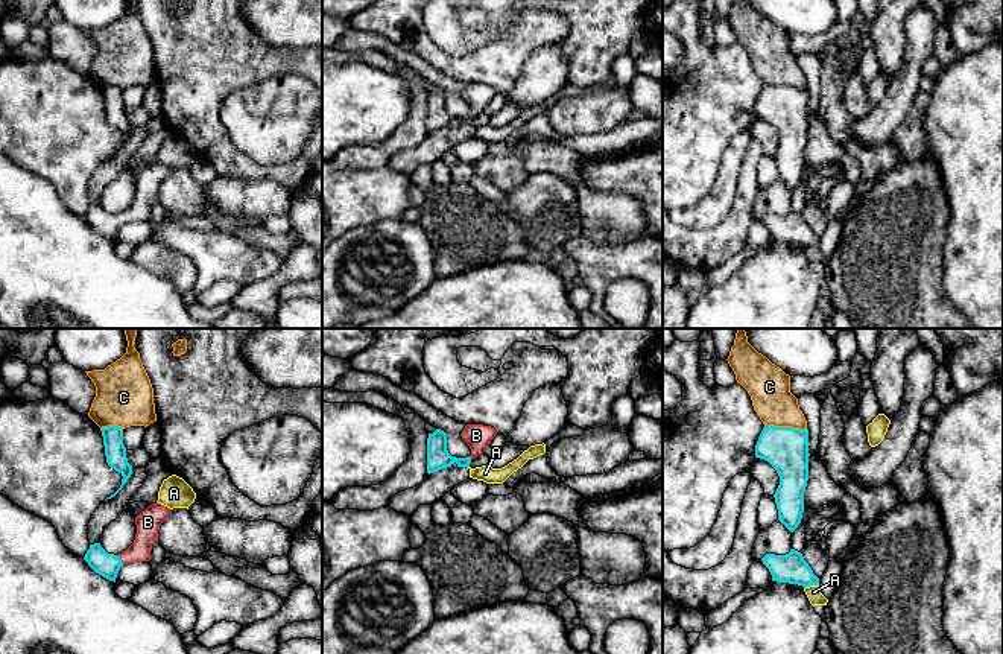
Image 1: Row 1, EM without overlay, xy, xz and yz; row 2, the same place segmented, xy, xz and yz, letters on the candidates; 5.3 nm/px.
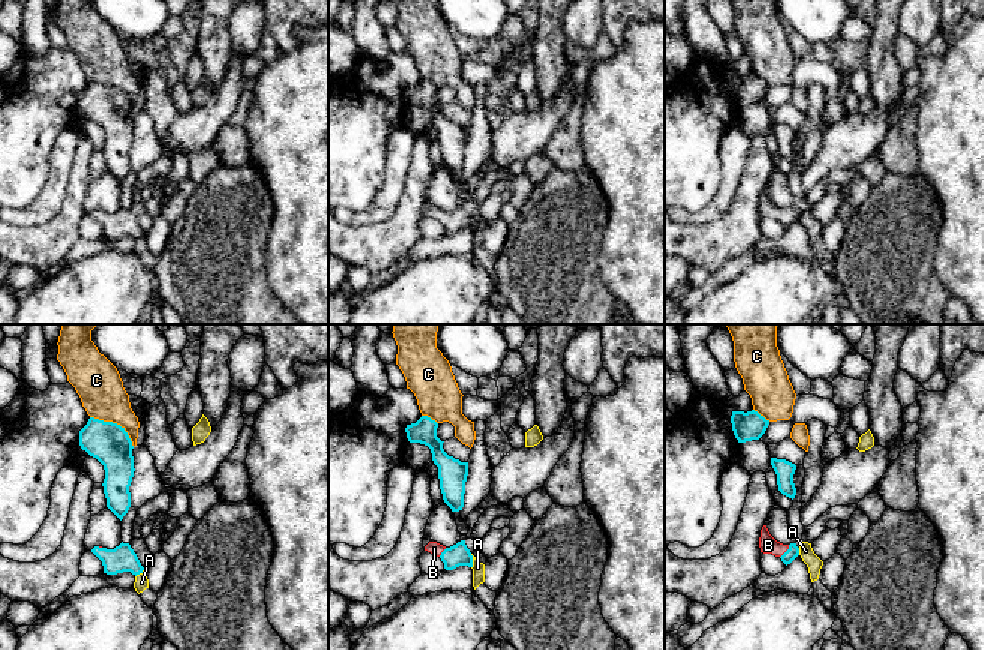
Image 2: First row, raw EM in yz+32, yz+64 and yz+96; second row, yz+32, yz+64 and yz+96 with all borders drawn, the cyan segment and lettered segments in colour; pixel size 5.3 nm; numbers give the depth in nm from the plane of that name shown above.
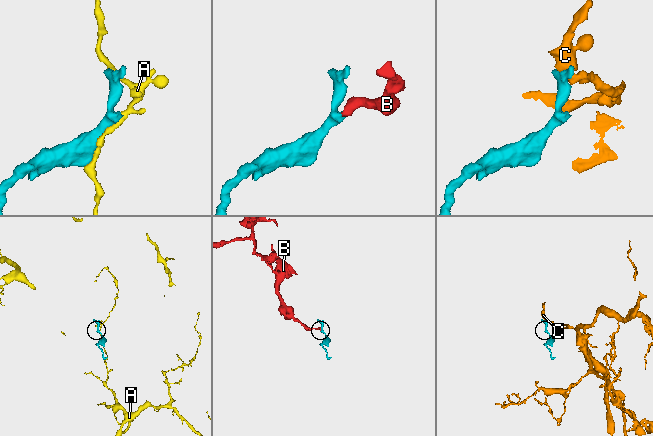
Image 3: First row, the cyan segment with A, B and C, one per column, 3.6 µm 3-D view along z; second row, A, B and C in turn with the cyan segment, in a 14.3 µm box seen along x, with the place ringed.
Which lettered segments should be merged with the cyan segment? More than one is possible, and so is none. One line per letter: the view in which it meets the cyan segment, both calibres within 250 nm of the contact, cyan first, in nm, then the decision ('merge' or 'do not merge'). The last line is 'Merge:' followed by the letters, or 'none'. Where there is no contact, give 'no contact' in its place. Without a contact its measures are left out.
A: contact in yz; calibres 160 and 80 nm; do not merge
B: contact in xy; calibres 130 and 130 nm; merge
C: contact in yz; calibres 240 and 220 nm; do not merge
Merge: B

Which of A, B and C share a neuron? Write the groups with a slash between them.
A / B / C

